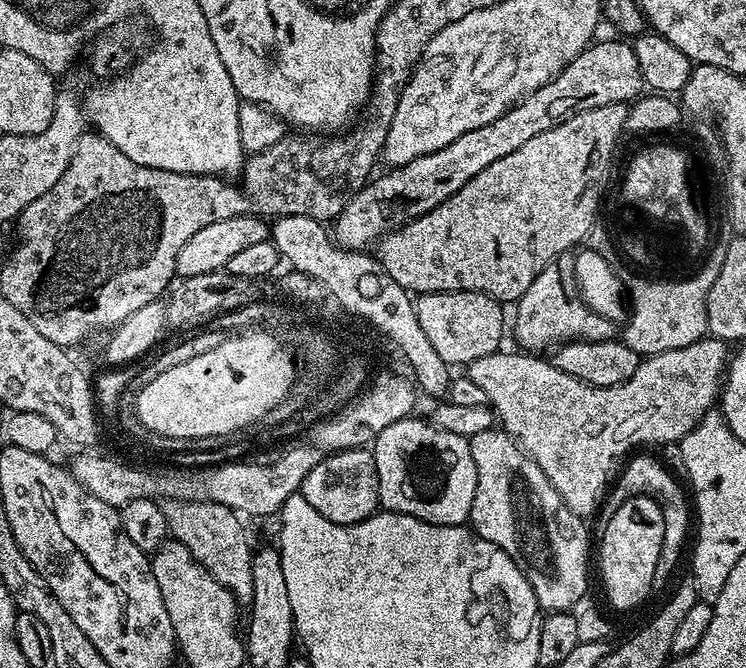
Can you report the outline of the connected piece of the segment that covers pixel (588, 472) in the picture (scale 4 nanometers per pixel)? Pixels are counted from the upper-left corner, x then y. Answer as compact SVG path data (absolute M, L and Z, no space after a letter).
M705 338L685 348L666 350L657 356L641 359L638 370L634 370L625 384L596 388L558 370L555 362L543 355L529 354L523 350L504 351L497 350L470 362L466 366L466 375L470 382L480 387L482 394L486 394L499 423L500 420L504 423L501 424L503 431L523 448L538 470L550 478L550 486L558 490L568 509L581 518L589 518L596 511L601 511L626 457L636 450L631 448L639 444L661 446L680 441L696 428L707 412L713 411L720 399L730 359L730 348L725 341Z

